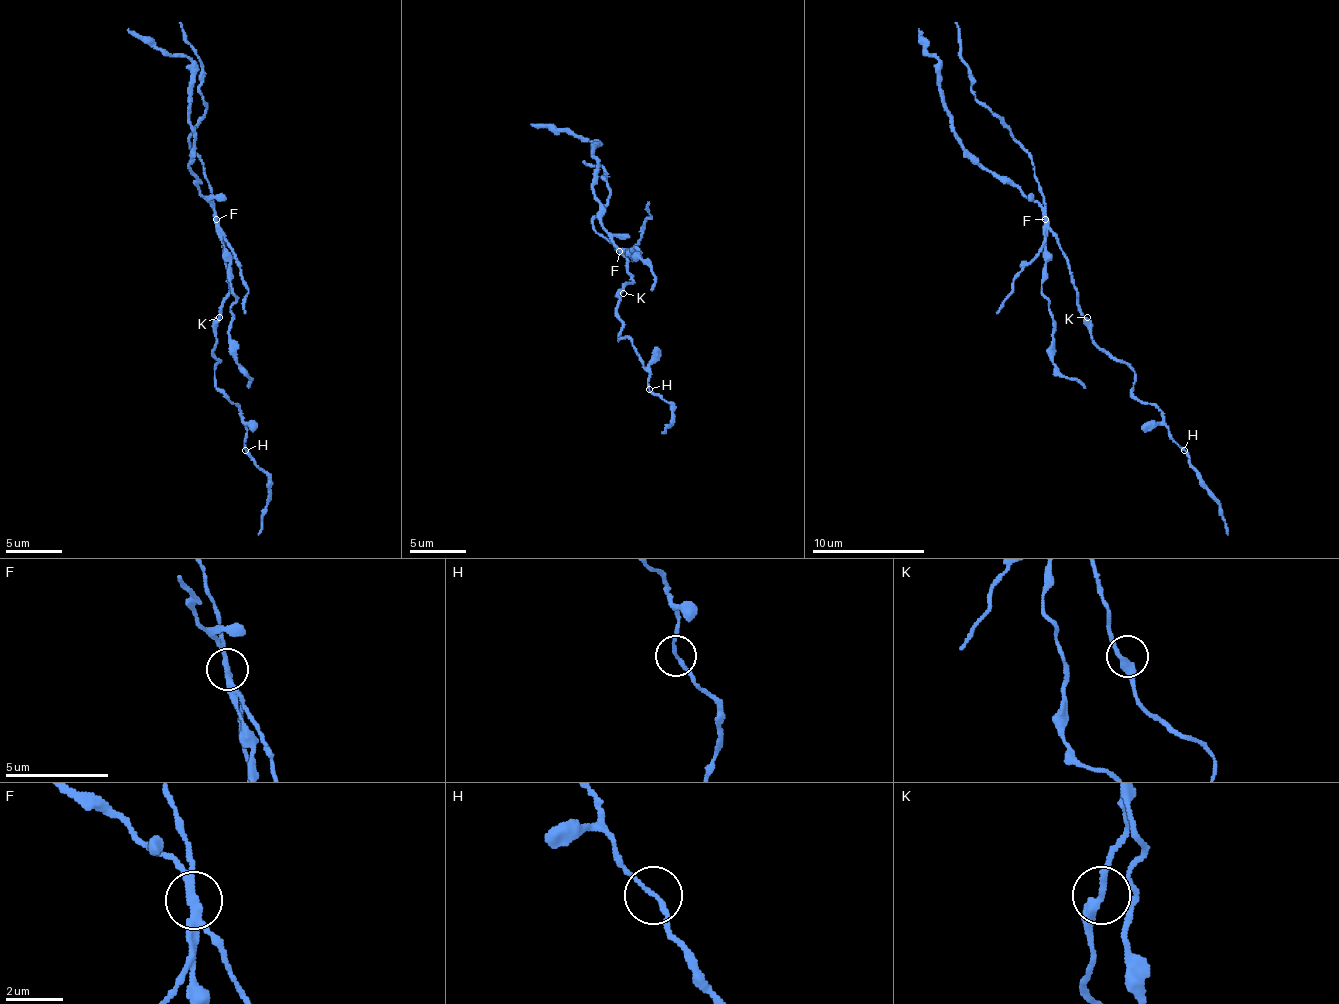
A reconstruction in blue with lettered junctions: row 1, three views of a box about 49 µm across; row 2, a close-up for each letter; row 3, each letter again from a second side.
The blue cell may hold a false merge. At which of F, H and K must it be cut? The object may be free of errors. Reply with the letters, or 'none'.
F

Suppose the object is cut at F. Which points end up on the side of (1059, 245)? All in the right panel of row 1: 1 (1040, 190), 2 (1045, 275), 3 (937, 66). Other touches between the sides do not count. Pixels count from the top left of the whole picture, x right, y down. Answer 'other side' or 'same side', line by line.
1: same side
2: other side
3: other side

